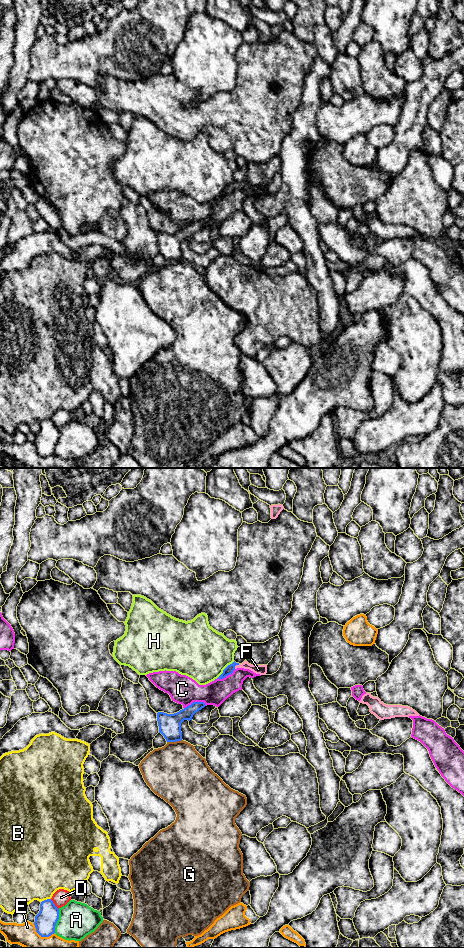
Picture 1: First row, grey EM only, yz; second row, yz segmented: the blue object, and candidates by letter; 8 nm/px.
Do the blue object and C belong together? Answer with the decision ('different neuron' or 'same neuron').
different neuron

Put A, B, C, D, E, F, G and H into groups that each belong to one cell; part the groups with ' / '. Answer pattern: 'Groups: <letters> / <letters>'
Groups: A / B / C / D / E / F / G / H

